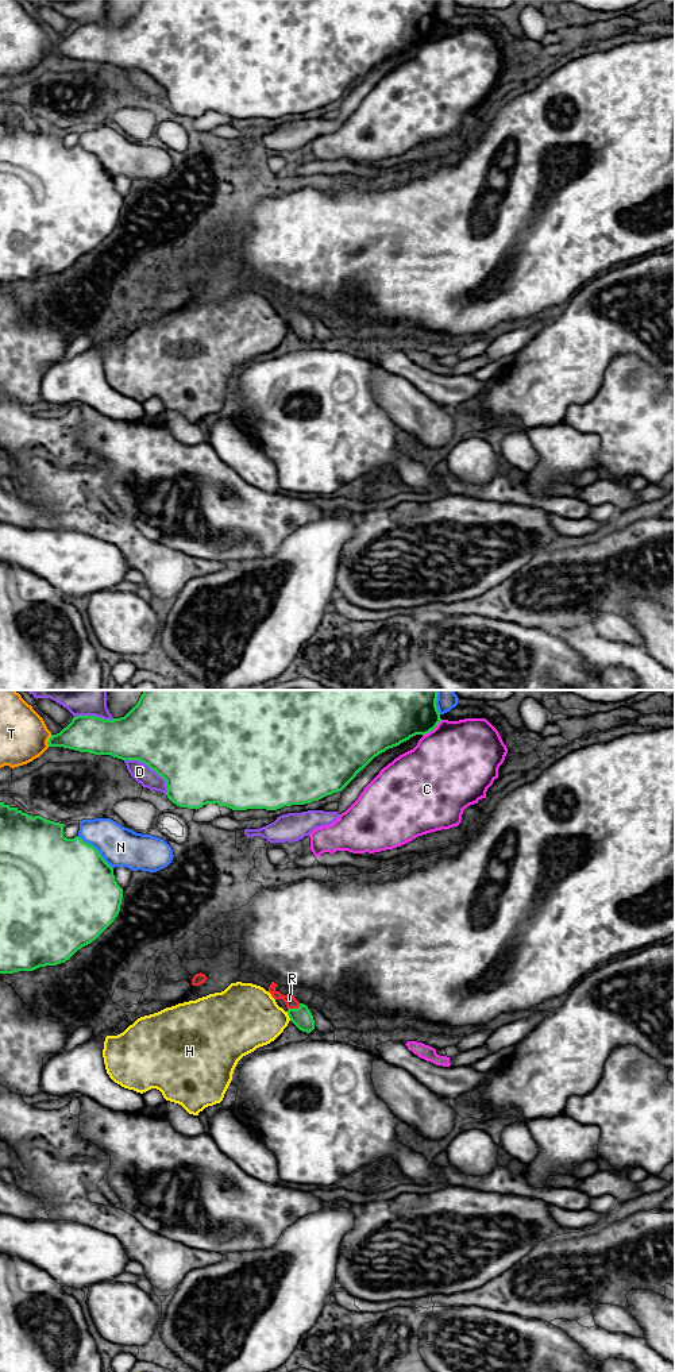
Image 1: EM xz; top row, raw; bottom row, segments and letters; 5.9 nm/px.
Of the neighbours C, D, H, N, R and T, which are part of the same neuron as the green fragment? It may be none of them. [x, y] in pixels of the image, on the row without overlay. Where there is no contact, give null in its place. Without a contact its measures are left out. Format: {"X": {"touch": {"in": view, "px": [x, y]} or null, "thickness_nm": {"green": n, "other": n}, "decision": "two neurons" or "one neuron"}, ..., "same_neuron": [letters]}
{"C": {"touch": {"in": "xz", "px": [432, 38]}, "thickness_nm": {"green": 320, "other": 500}, "decision": "two neurons"}, "D": {"touch": {"in": "xz", "px": [151, 77]}, "thickness_nm": {"green": 500, "other": 110}, "decision": "two neurons"}, "H": {"touch": {"in": "xz", "px": [288, 323]}, "thickness_nm": {"green": 120, "other": 380}, "decision": "two neurons"}, "N": {"touch": {"in": "xz", "px": [96, 158]}, "thickness_nm": {"green": 500, "other": 240}, "decision": "two neurons"}, "R": {"touch": {"in": "xz", "px": [294, 318]}, "thickness_nm": {"green": 120, "other": 70}, "decision": "one neuron"}, "T": {"touch": {"in": "xz", "px": [49, 49]}, "thickness_nm": {"green": 220, "other": 280}, "decision": "two neurons"}, "same_neuron": ["R"]}

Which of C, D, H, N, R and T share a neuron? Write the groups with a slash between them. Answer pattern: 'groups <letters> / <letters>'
groups C / D / H / N / R / T

